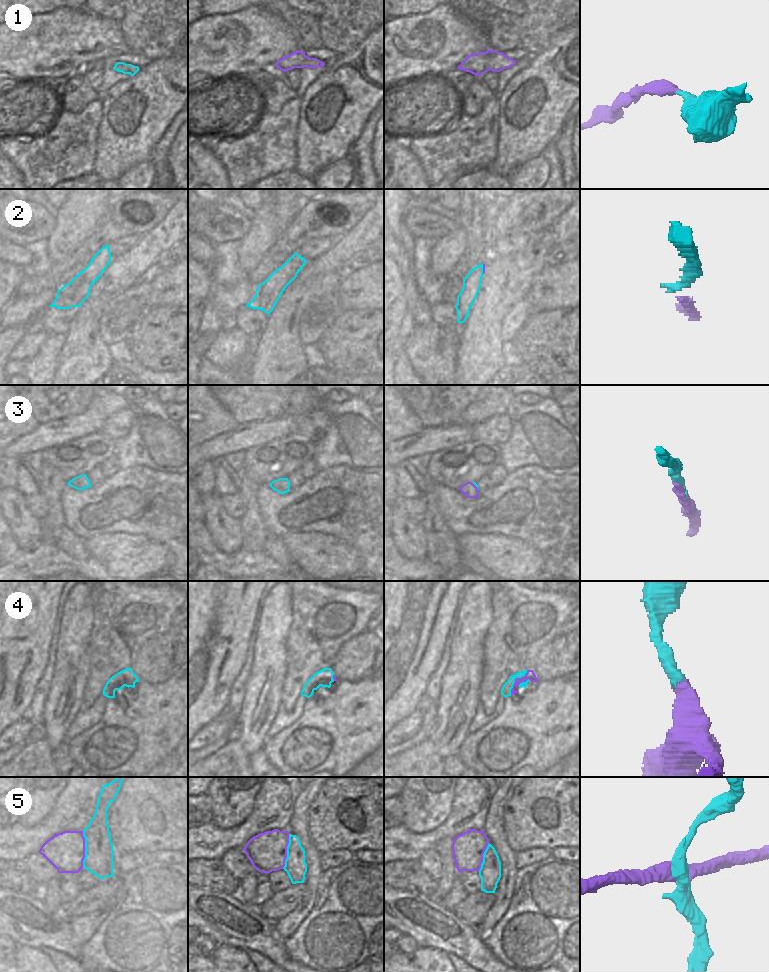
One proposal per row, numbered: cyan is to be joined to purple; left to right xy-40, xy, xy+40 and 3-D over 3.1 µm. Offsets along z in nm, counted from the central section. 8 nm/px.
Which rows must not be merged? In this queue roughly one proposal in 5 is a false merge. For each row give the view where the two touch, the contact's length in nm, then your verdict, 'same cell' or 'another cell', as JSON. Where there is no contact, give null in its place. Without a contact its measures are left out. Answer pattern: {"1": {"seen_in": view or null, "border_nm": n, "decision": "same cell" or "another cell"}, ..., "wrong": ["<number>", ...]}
{"1": {"seen_in": null, "decision": "same cell"}, "2": {"seen_in": "xy+40", "border_nm": 90, "decision": "same cell"}, "3": {"seen_in": "xy+40", "border_nm": 80, "decision": "same cell"}, "4": {"seen_in": "xy+40", "border_nm": 240, "decision": "same cell"}, "5": {"seen_in": "xy-40", "border_nm": 280, "decision": "another cell"}, "wrong": ["5"]}

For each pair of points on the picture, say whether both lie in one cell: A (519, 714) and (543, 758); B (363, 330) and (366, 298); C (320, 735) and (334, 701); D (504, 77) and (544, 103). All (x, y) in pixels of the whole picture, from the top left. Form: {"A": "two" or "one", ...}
{"A": "one", "B": "two", "C": "one", "D": "two"}

